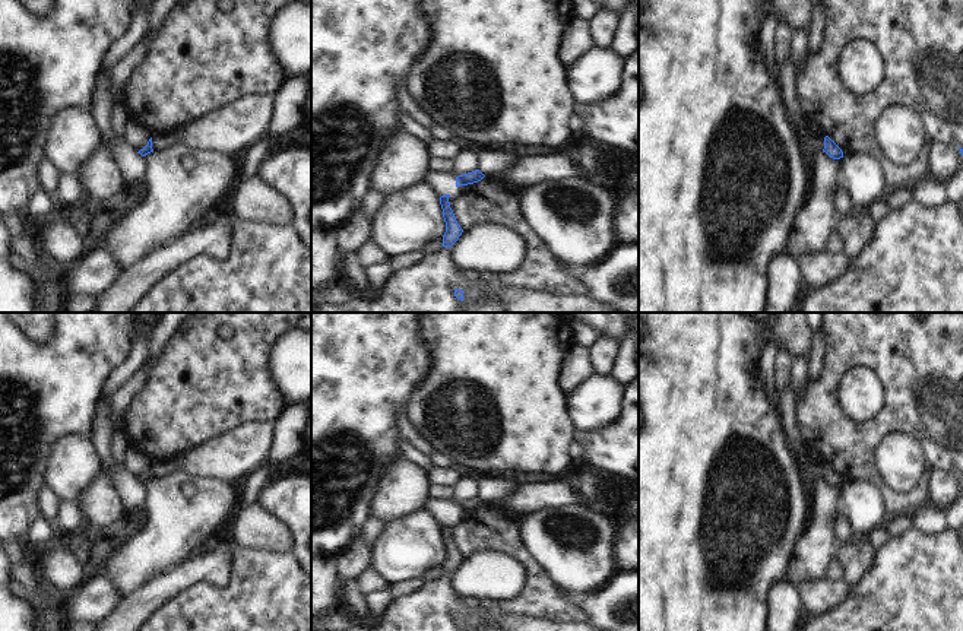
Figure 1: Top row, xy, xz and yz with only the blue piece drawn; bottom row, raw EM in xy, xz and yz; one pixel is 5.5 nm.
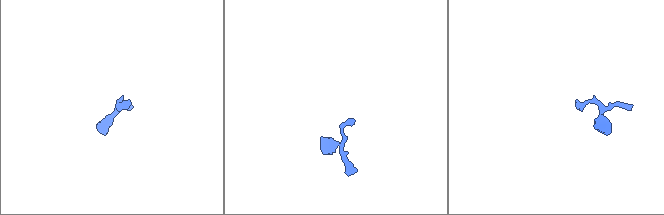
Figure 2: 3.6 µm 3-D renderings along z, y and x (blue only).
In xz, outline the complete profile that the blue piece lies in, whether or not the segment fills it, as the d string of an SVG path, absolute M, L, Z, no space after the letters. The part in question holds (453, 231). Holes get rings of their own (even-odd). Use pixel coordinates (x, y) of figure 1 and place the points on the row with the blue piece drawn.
M450 194L440 197L440 204L443 209L443 218L446 222L446 232L443 235L443 247L452 247L463 232L463 229L457 223L454 213L450 207L449 197L450 197Z

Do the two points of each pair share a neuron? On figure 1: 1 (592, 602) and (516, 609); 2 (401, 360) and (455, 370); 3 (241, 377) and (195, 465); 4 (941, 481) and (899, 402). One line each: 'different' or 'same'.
1: different
2: different
3: different
4: different

